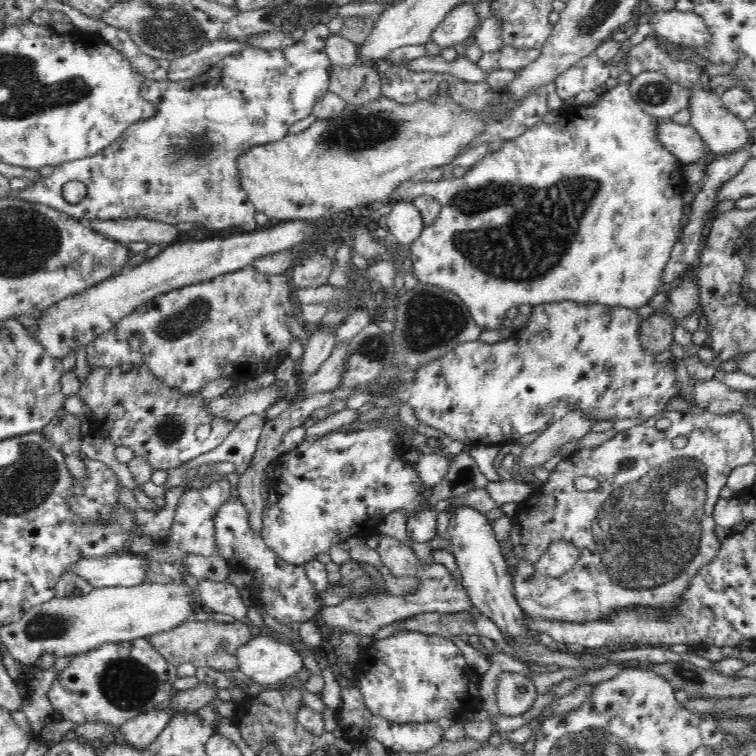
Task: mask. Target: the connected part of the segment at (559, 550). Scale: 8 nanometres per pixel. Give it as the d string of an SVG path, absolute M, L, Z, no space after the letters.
M556 540L534 566L534 575L548 578L563 576L576 564L578 555L573 544Z

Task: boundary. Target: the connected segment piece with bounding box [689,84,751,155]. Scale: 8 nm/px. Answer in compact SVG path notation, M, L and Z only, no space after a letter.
M700 84L690 90L694 90L689 102L690 124L694 125L704 143L713 153L730 155L737 153L740 148L750 143L751 131L746 128L744 121L738 120L736 115L732 115L723 107L722 101L719 99L720 94L711 90L710 86L701 87Z

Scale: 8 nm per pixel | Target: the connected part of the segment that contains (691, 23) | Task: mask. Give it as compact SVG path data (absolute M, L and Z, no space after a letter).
M660 10L645 12L643 21L650 24L652 32L675 45L707 45L708 28L704 20L694 12Z

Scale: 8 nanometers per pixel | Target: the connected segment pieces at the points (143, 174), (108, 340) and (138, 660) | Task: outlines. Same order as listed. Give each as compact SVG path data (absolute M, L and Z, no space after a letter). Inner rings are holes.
M320 24L318 27L312 28L311 30L306 31L306 34L295 43L292 43L291 45L286 45L282 48L275 48L275 49L263 49L263 48L254 48L254 47L244 47L241 49L238 49L237 51L234 51L233 53L230 53L229 55L226 55L218 64L215 64L212 68L209 68L206 72L202 72L203 74L201 76L198 76L197 79L194 80L184 80L184 81L172 81L170 79L166 79L163 81L155 81L152 79L152 77L145 78L144 82L142 82L142 86L140 86L140 97L142 97L144 100L150 101L151 103L154 103L154 105L158 106L158 114L156 116L152 116L152 118L148 118L146 120L139 120L138 122L130 123L129 125L126 125L126 128L118 135L118 138L115 138L109 145L106 145L106 148L103 148L101 151L95 152L94 156L87 156L86 158L81 158L80 160L71 160L70 162L63 162L62 164L59 164L56 166L56 168L53 170L52 174L48 177L40 177L39 180L35 183L29 184L27 187L25 187L22 190L18 190L15 192L12 192L12 195L14 197L20 197L26 201L32 201L32 202L38 202L46 205L50 205L52 208L57 208L58 210L65 212L66 214L74 215L77 219L81 221L94 221L94 220L106 220L106 221L116 221L121 219L148 219L148 220L158 220L160 222L164 222L167 224L177 225L178 223L187 223L191 222L194 224L202 225L204 228L208 228L208 230L225 230L231 227L234 227L234 229L240 229L240 230L246 230L245 233L250 233L250 230L254 230L254 228L257 228L257 222L254 219L254 216L256 216L256 207L254 204L250 202L250 199L248 199L248 195L243 191L243 188L240 186L240 183L237 179L237 172L235 172L235 160L237 159L237 156L244 150L247 149L250 145L255 144L266 144L266 143L273 143L277 140L282 140L287 134L288 134L288 128L292 126L292 124L296 124L296 122L300 122L300 120L304 120L306 116L310 116L310 113L312 110L314 110L314 106L316 106L316 103L318 103L326 94L329 92L330 82L331 82L331 73L332 73L332 61L330 60L330 57L328 56L328 53L326 52L326 40L328 40L328 36L330 36L330 30L327 28L326 25ZM70 180L78 180L80 182L83 182L85 186L87 187L87 194L80 202L71 204L70 202L67 202L64 197L62 196L62 186L66 184L66 182L70 182Z
M251 266L238 269L234 272L222 273L212 278L212 280L198 281L196 284L182 285L180 288L170 289L168 292L154 297L151 301L141 304L132 314L119 320L118 324L114 325L114 328L111 328L108 332L101 334L96 340L93 340L86 347L87 363L91 367L100 368L114 368L126 363L138 366L145 364L149 369L149 374L153 378L161 382L163 386L169 386L182 394L199 392L206 384L214 382L214 380L220 377L232 377L237 382L239 380L256 378L256 376L266 374L266 372L275 372L279 364L288 357L285 350L290 339L293 337L288 327L288 322L290 322L290 318L297 318L298 304L292 295L292 289L285 274L262 274L256 272Z
M146 637L102 644L100 648L71 657L68 666L56 675L47 692L50 705L52 705L50 719L70 720L77 726L102 722L104 726L118 729L134 717L146 715L156 708L166 707L175 695L173 684L178 678L176 667L156 652L147 642Z

